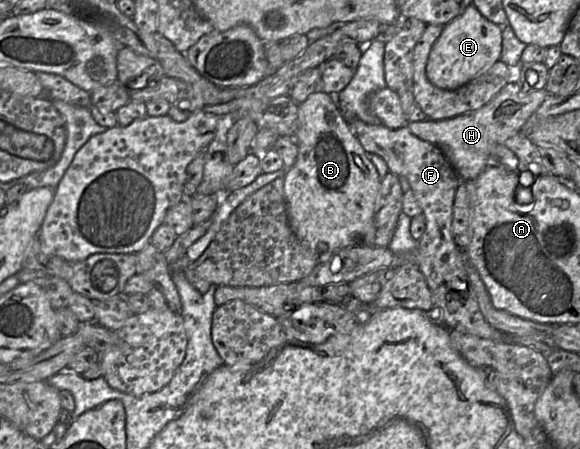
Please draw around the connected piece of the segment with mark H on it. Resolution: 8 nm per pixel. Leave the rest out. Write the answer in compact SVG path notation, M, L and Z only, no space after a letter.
M513 79L487 105L476 112L442 121L425 120L406 126L415 137L429 142L443 152L461 182L472 181L491 162L492 147L520 133L523 125L549 96L545 89L524 91Z

